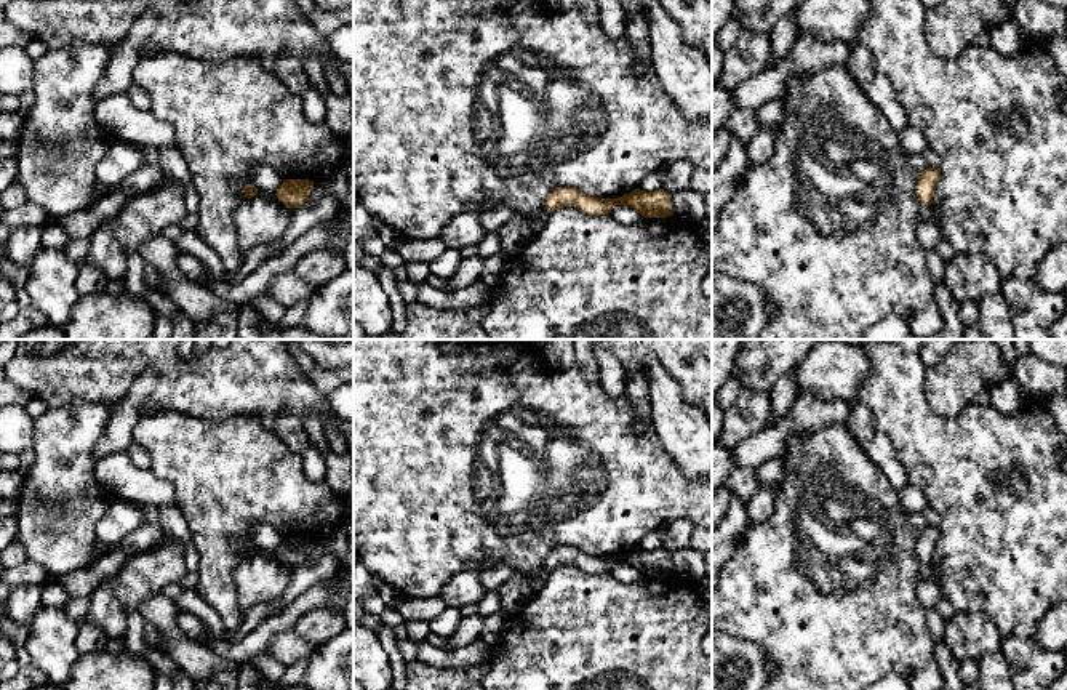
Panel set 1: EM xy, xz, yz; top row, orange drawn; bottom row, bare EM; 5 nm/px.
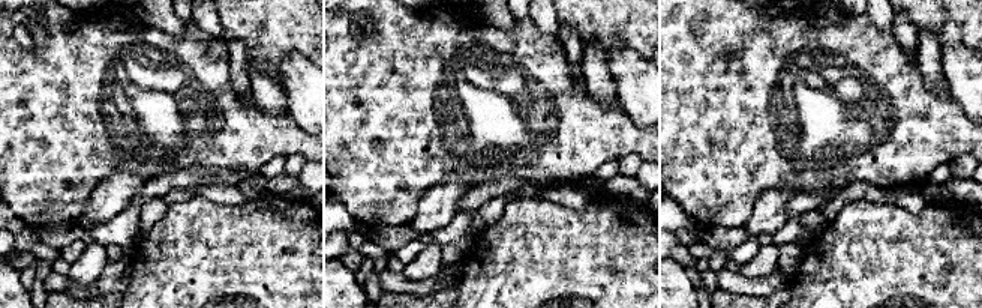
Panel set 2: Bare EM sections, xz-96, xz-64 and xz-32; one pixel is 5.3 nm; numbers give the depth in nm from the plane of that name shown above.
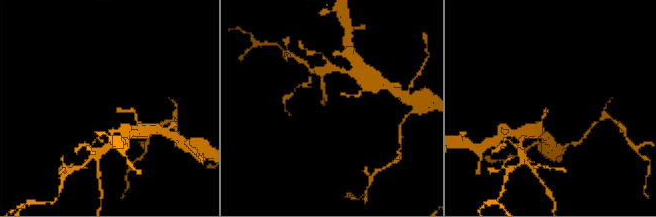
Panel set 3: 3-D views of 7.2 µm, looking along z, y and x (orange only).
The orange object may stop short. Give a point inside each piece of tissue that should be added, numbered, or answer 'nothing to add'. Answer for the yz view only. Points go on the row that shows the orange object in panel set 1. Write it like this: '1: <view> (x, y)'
nothing to add

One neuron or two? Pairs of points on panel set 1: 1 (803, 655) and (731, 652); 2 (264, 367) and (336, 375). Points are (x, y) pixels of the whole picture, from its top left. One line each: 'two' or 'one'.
1: two
2: two

